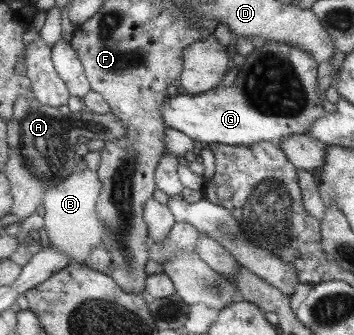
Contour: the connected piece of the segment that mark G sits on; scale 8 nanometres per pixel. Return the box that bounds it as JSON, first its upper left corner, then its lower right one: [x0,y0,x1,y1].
[160,42,325,147]

